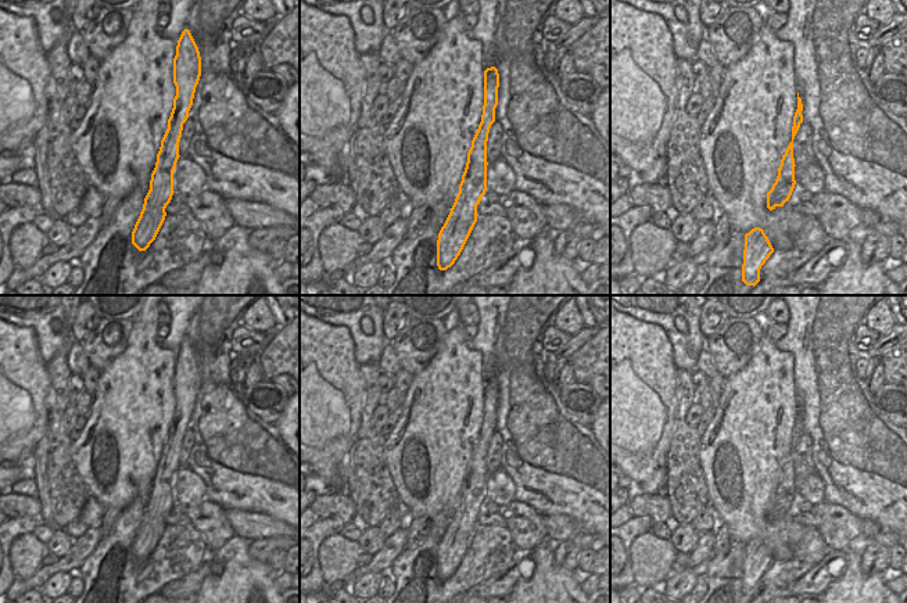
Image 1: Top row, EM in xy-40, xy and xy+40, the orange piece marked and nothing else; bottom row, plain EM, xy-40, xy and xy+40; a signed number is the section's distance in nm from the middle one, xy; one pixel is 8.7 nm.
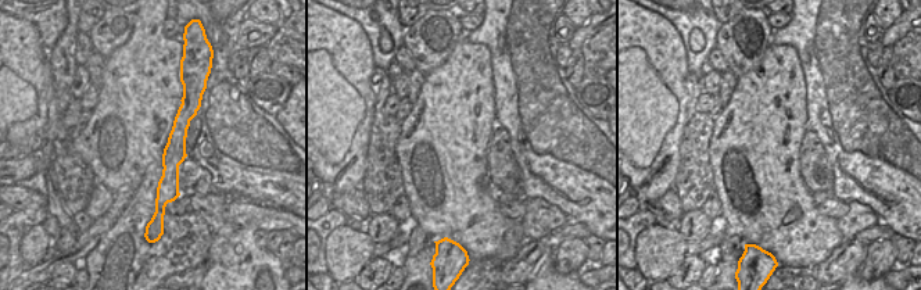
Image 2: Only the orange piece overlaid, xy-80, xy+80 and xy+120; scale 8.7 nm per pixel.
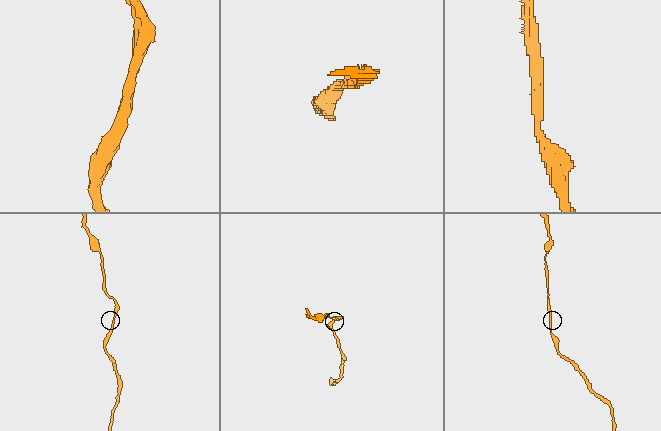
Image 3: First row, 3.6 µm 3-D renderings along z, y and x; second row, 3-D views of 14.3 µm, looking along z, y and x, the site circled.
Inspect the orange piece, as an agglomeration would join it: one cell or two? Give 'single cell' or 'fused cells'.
single cell

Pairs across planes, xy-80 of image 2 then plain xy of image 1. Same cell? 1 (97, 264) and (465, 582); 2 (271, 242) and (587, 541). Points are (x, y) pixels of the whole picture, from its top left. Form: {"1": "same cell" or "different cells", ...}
{"1": "same cell", "2": "different cells"}

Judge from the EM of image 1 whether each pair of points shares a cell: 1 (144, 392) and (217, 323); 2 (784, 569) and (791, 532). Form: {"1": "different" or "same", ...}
{"1": "different", "2": "different"}

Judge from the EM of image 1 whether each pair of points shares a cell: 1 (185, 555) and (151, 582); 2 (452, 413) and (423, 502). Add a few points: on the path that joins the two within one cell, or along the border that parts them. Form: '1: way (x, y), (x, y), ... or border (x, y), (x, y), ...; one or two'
1: way (179, 563), (160, 577); one
2: way (434, 435), (432, 441), (432, 480); one

